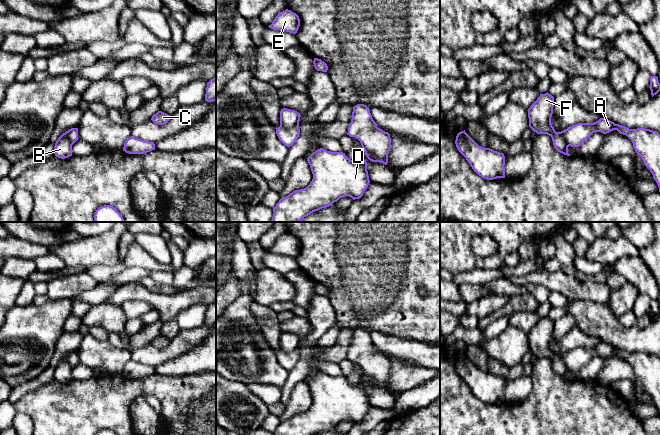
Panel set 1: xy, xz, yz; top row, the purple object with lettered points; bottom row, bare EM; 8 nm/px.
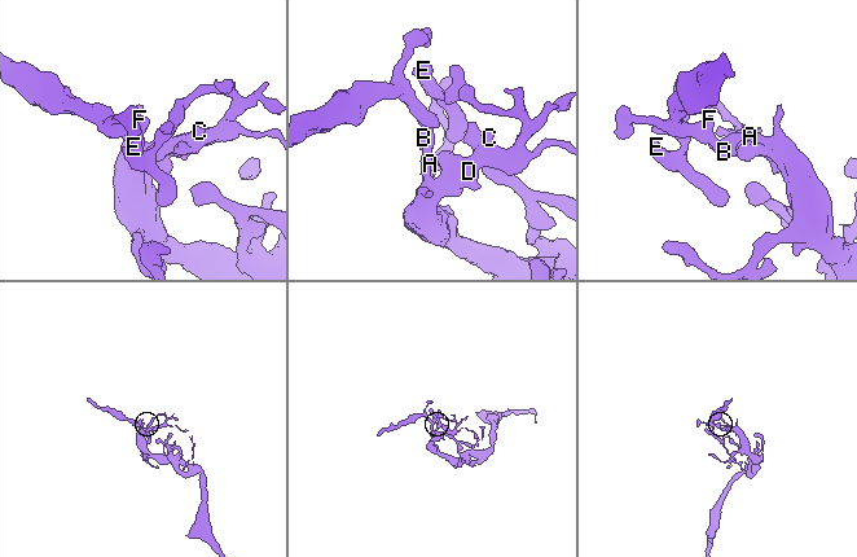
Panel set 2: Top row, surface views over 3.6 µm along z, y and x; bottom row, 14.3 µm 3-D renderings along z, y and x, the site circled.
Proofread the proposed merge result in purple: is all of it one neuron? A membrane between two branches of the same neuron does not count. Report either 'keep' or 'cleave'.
cleave

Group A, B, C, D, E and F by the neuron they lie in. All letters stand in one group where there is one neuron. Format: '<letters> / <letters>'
A C D E / B F

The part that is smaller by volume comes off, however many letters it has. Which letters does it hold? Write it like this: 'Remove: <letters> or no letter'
Remove: B, F

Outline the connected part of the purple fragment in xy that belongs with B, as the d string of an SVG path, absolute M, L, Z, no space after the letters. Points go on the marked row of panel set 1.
M62 136L56 141L54 146L54 154L56 157L61 159L72 156L72 144L67 137Z

